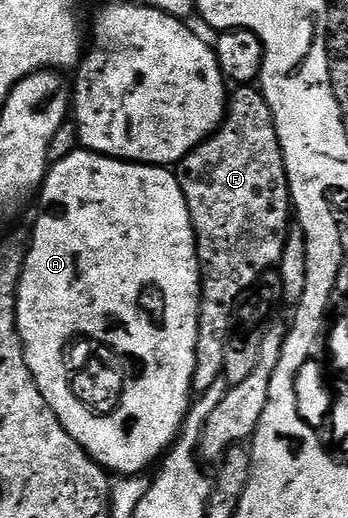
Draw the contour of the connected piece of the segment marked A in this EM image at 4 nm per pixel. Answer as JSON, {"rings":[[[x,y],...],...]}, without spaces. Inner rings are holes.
{"rings":[[[79,149],[47,170],[46,179],[40,188],[41,199],[42,216],[34,223],[34,236],[29,236],[26,264],[18,286],[18,336],[24,349],[24,361],[28,361],[28,373],[32,373],[32,381],[36,381],[36,389],[40,389],[40,397],[44,397],[52,413],[56,413],[56,421],[64,425],[64,433],[68,433],[68,437],[72,437],[72,441],[76,441],[76,445],[80,445],[80,449],[84,449],[88,457],[92,457],[92,461],[96,461],[103,469],[115,476],[137,476],[145,472],[145,467],[152,466],[154,462],[155,466],[174,446],[178,432],[182,430],[182,422],[186,420],[186,415],[190,411],[194,391],[198,305],[202,297],[202,273],[198,270],[198,246],[194,236],[194,226],[188,213],[188,205],[184,201],[184,193],[178,184],[177,174],[165,166],[131,163],[124,159],[112,159],[108,155],[99,155],[93,151]],[[77,335],[83,335],[86,339],[95,339],[103,348],[118,352],[123,360],[130,362],[131,359],[134,362],[132,377],[127,378],[126,388],[122,390],[121,403],[115,411],[110,411],[106,415],[98,415],[92,409],[85,407],[74,392],[70,367],[66,364],[65,351],[66,346]]]}

